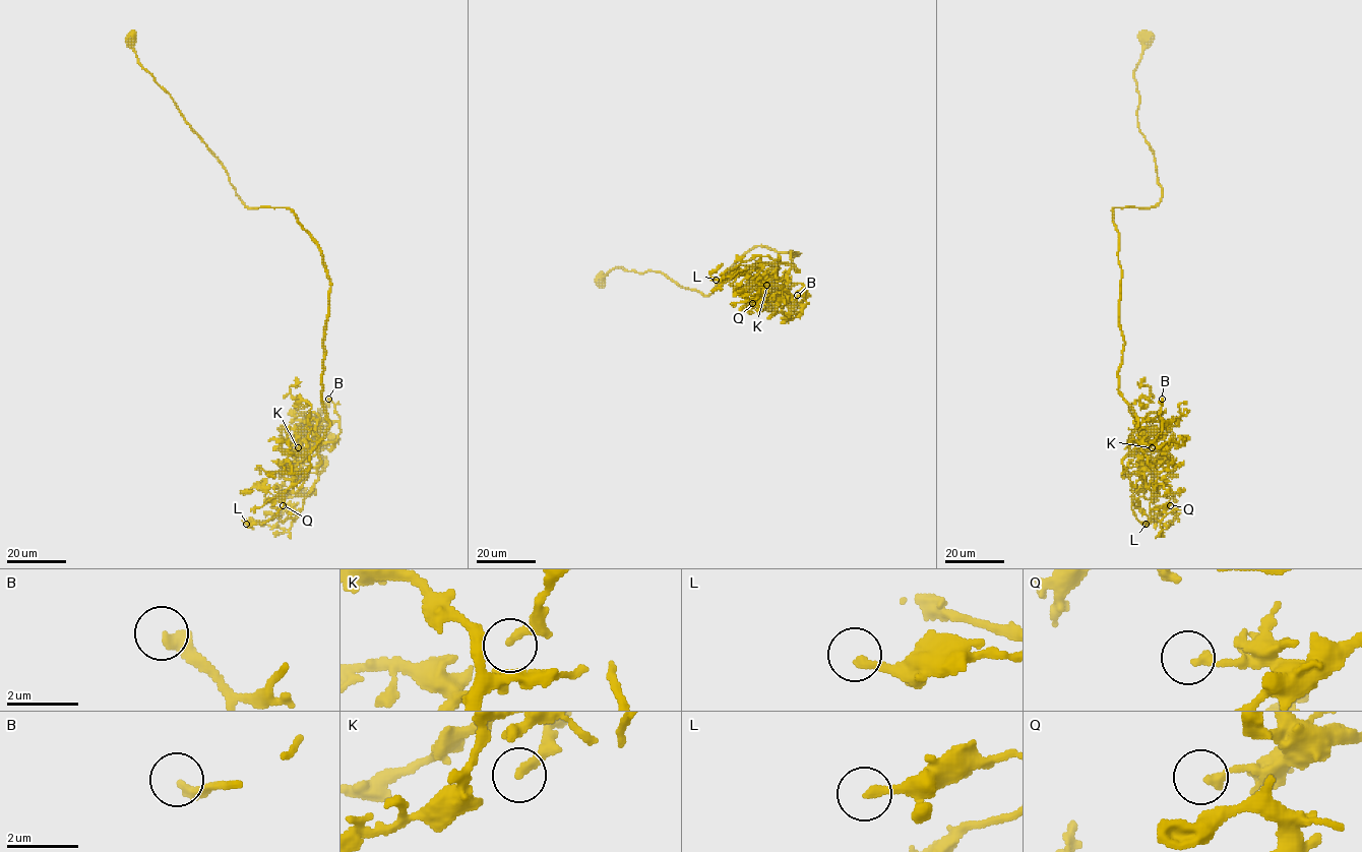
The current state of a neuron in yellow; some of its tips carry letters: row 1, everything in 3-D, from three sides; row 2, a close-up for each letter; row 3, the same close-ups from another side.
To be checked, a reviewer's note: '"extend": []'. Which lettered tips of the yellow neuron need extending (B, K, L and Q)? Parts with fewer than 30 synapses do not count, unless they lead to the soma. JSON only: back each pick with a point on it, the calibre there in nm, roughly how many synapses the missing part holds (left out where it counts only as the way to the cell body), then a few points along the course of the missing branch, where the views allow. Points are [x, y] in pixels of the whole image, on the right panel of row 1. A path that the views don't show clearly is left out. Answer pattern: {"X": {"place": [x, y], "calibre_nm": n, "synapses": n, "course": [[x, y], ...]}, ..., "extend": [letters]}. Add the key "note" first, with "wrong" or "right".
{"note": "wrong", "B": {"place": [1162, 399], "calibre_nm": 360, "synapses": 200, "course": [[1162, 399], [1159, 403], [1151, 402], [1146, 393], [1148, 390], [1164, 388]]}, "extend": ["B"]}

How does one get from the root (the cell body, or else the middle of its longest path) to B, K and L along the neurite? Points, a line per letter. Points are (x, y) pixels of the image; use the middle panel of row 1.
B: (600, 280), (656, 270), (707, 295), (766, 246), (800, 254), (789, 280), (809, 295), (797, 295)
K: (600, 280), (656, 270), (707, 295), (755, 247), (800, 254), (799, 271), (781, 262), (766, 285)
L: (600, 280), (656, 270), (707, 295), (755, 247), (800, 254), (799, 271), (779, 255), (716, 280)

